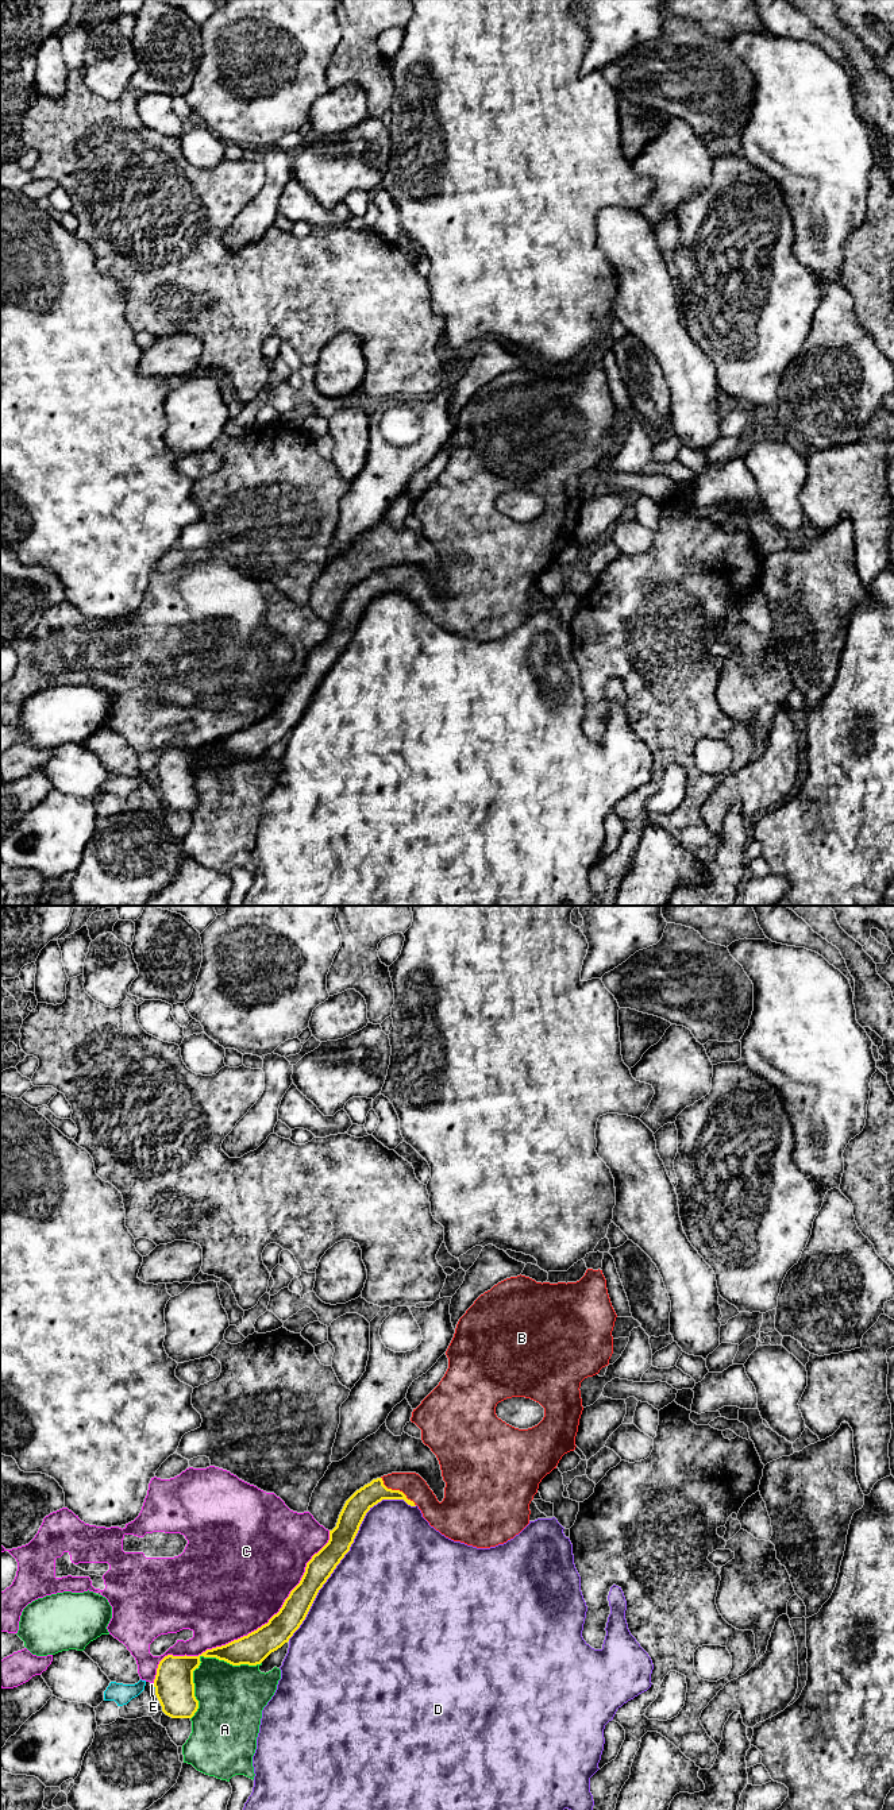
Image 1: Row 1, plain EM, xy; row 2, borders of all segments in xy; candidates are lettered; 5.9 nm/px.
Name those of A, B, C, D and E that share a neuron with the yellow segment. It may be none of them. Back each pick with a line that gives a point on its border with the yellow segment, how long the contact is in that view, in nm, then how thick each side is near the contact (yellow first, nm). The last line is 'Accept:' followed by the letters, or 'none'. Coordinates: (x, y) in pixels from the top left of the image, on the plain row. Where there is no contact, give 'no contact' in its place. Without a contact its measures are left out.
B: contact xy (397, 583); length 260 nm; calibres 140 and 150 nm
Accept: B

